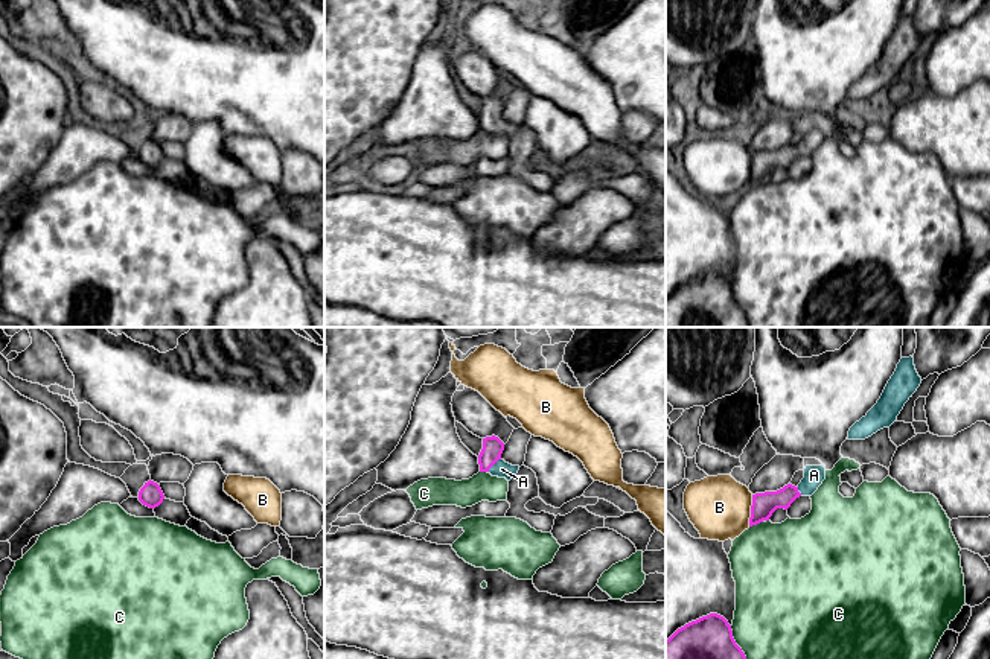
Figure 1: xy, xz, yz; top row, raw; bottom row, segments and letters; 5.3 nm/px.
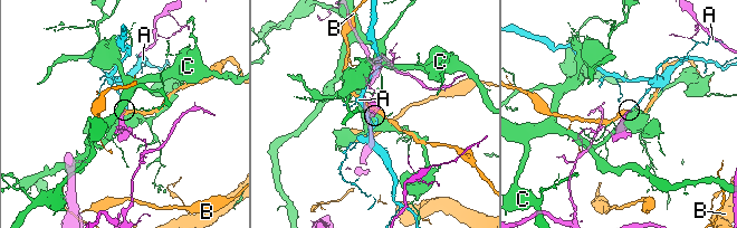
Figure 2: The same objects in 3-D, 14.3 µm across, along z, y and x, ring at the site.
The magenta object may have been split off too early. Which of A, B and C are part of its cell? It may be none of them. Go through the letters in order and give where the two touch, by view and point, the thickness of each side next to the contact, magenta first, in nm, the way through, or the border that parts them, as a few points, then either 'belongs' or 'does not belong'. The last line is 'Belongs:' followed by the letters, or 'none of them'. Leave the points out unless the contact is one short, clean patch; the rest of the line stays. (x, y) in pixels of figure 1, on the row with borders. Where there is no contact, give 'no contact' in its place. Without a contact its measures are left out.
A: meets magenta in xz at (492, 464); 110 nm thick on the magenta side, 90 nm on the other; belongs
B: meets magenta in yz at (751, 510); 130 nm thick on the magenta side, 340 nm on the other; does not belong
C: meets magenta in yz at (734, 643); 220 nm thick on the magenta side, 420 nm on the other; does not belong
Belongs: A

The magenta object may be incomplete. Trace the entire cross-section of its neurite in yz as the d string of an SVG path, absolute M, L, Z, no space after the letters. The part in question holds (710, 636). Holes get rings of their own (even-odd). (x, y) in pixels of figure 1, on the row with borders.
M710 613L678 629L666 639L666 659L746 659L728 621Z

